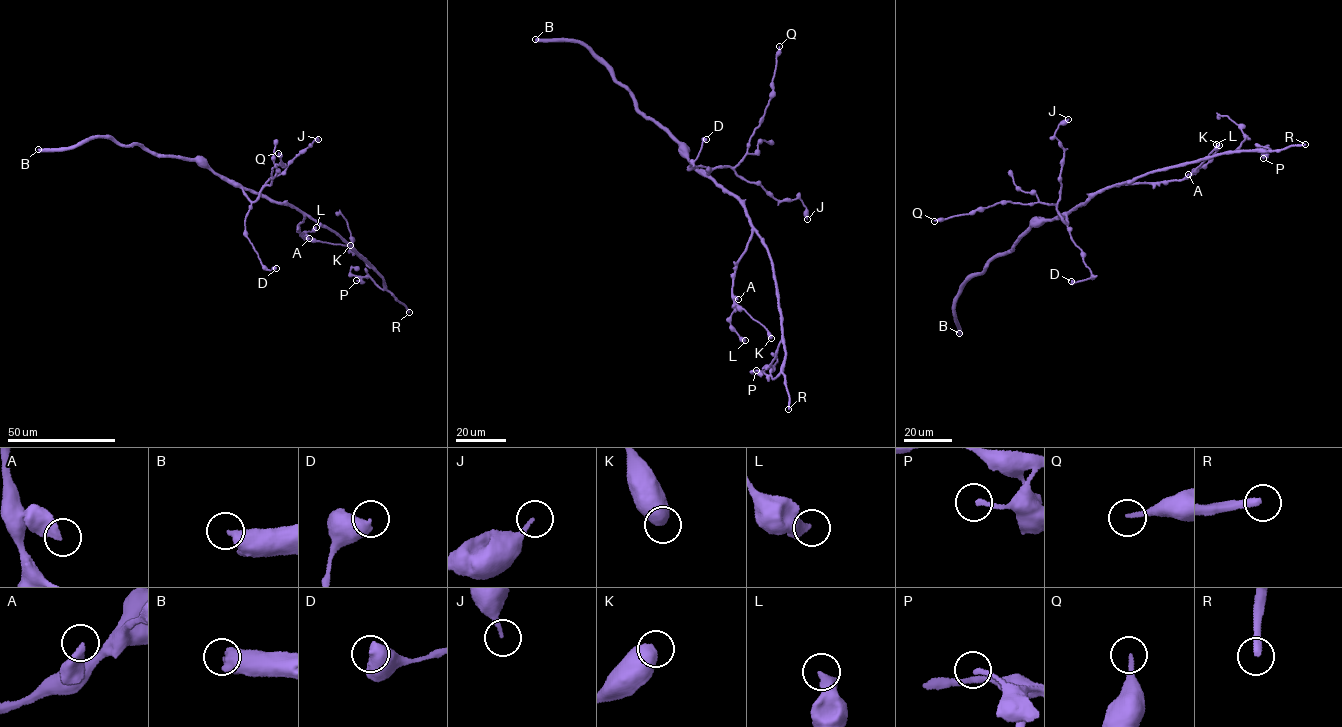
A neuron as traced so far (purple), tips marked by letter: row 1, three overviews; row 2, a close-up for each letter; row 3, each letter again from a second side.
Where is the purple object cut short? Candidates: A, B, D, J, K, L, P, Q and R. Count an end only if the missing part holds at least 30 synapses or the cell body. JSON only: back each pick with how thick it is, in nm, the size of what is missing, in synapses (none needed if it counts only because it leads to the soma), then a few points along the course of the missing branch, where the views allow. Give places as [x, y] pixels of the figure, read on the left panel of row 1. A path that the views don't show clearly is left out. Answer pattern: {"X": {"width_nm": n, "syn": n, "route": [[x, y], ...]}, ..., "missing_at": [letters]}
{"R": {"width_nm": 280, "syn": 80}, "missing_at": ["R"]}

